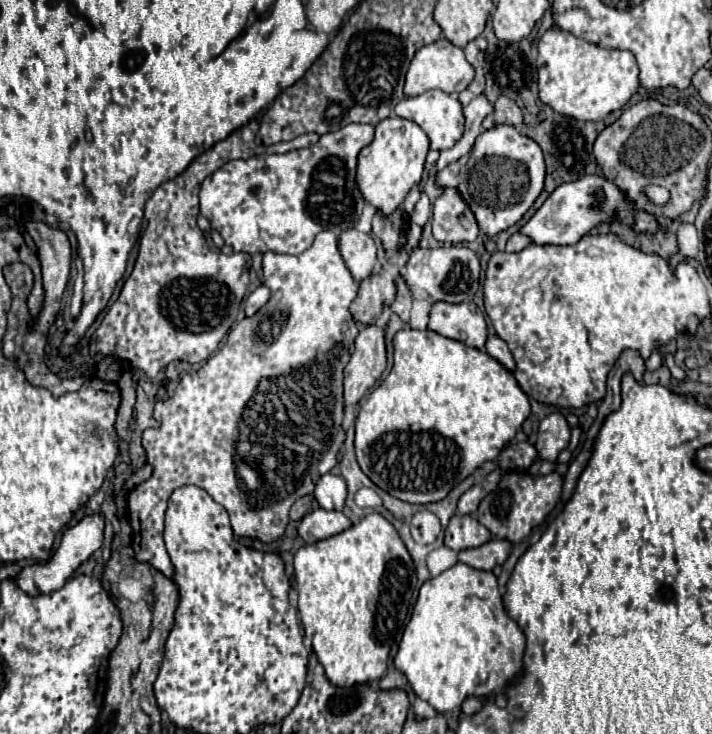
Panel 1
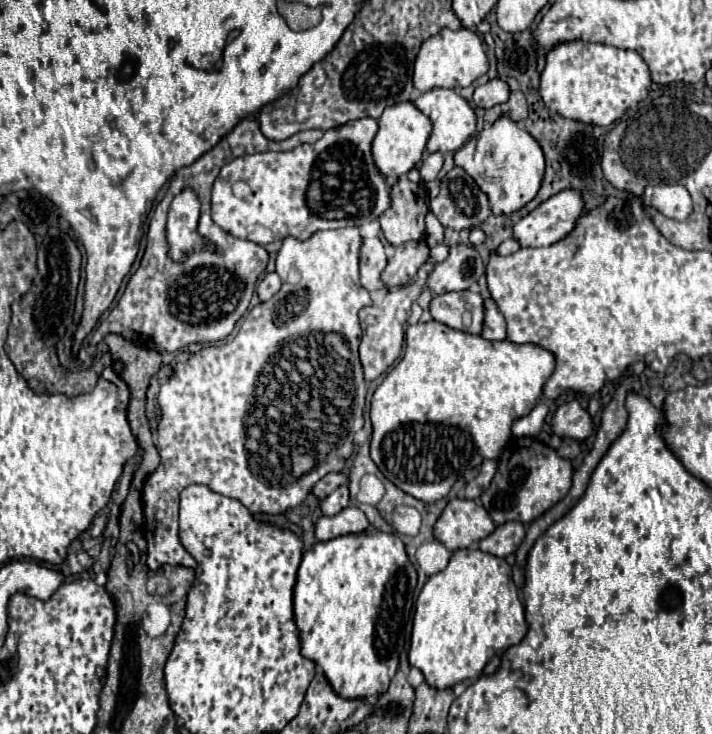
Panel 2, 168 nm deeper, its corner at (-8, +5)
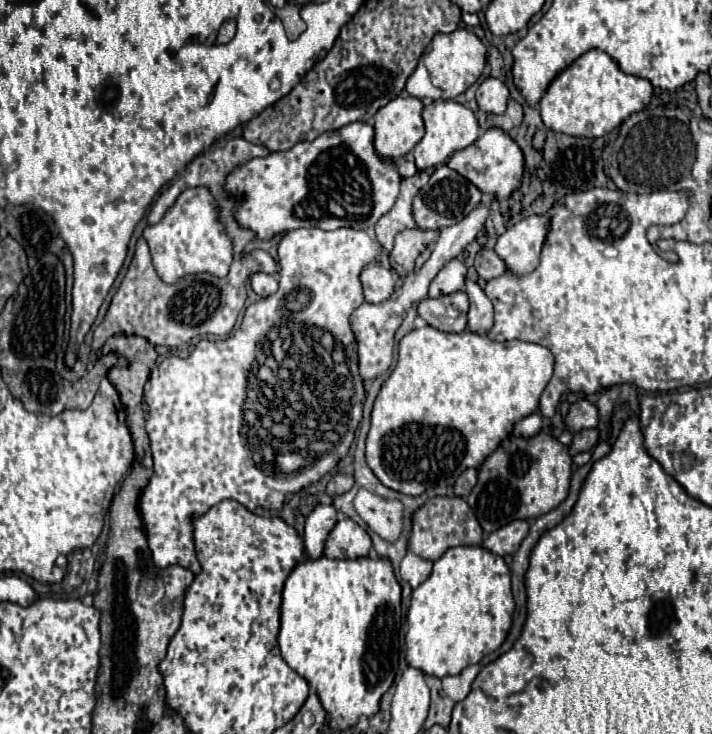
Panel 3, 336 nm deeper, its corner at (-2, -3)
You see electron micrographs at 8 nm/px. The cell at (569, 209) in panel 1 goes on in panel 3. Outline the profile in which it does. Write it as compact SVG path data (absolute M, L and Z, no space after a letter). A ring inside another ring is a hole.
M533 215L515 223L497 239L495 253L503 259L507 271L523 277L539 265L539 253L545 241L547 225L547 217Z

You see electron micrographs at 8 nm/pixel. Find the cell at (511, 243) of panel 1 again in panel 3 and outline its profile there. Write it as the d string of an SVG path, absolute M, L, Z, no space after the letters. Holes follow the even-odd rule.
M481 249L477 253L477 257L475 257L475 269L477 269L477 273L485 281L489 281L493 277L499 277L499 275L503 275L507 271L505 263L495 255L493 249Z

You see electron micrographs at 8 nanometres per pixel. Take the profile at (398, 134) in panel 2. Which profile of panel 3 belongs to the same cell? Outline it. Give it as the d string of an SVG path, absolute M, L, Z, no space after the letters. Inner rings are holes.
M407 95L395 97L375 113L375 149L381 157L403 157L421 141L425 133L421 111L421 99Z

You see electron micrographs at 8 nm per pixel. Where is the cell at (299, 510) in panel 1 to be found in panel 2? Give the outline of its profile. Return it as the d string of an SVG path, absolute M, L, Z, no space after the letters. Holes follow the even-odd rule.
M329 473L329 475L325 475L315 487L313 487L313 495L317 497L317 499L325 499L331 491L335 491L339 485L343 485L343 483L347 483L347 477L343 475L343 473Z

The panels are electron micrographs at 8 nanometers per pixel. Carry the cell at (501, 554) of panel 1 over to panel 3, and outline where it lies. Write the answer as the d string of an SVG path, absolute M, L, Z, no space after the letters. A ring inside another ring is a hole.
M521 519L511 521L509 525L489 533L483 539L483 545L497 555L513 555L519 549L521 541L527 537L527 533L529 533L529 521L521 521Z

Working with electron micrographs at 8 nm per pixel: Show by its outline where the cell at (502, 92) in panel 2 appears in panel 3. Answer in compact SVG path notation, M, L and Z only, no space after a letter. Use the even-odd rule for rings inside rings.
M487 77L479 85L475 97L477 97L477 103L479 103L481 111L503 113L505 105L507 105L507 99L509 99L509 89L507 89L507 85L503 81Z

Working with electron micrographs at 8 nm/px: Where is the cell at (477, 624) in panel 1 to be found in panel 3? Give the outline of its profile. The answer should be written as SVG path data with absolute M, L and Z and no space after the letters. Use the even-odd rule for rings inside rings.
M481 545L449 547L433 563L431 575L417 589L413 589L411 607L407 611L407 635L405 635L407 663L435 677L461 673L467 665L479 663L483 655L489 655L501 647L511 627L513 609L515 603L511 595L511 573L501 555L495 555Z

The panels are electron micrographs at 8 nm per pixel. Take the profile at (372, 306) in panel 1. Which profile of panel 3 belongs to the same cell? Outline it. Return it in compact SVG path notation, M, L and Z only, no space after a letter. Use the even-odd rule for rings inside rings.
M419 227L403 229L395 237L395 247L393 247L391 255L389 255L391 267L401 277L411 273L419 253L423 253L431 243L435 243L437 235L439 235L439 231L433 231L433 229L419 229Z

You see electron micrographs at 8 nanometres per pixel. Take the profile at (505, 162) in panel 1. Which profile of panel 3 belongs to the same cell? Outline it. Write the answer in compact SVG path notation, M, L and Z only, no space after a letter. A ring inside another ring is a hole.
M487 129L473 145L455 151L447 163L451 169L461 173L473 185L477 185L483 193L491 193L497 199L507 199L521 183L523 175L523 153L519 145L505 135L501 129Z

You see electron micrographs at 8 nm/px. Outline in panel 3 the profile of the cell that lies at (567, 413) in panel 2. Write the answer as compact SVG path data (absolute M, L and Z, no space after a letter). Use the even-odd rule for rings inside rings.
M579 399L577 403L571 405L565 423L567 423L571 433L579 433L581 429L587 429L587 427L597 427L599 411L597 411L597 407L591 401Z

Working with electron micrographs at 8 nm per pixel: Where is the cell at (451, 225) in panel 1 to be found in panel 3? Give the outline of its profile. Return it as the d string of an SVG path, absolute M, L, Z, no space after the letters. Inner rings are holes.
M443 163L433 171L427 185L423 185L421 191L415 195L413 217L417 227L421 229L443 229L461 221L461 217L465 217L465 213L469 213L469 209L473 209L477 201L481 201L481 191L471 181L467 181L465 177L461 177L457 171L449 169Z

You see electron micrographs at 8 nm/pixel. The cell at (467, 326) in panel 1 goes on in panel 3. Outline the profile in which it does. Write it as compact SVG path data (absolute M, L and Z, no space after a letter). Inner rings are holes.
M455 291L449 295L441 295L437 299L423 299L417 305L419 317L423 317L431 327L447 333L461 333L467 327L467 293Z

